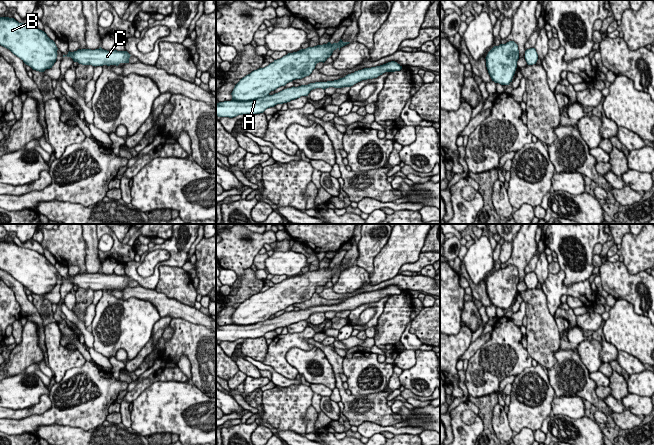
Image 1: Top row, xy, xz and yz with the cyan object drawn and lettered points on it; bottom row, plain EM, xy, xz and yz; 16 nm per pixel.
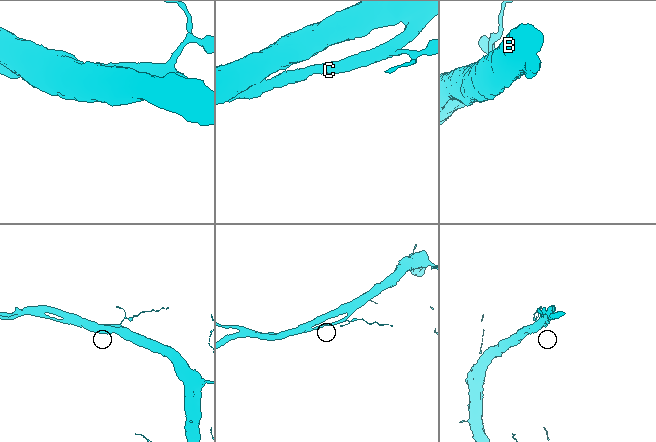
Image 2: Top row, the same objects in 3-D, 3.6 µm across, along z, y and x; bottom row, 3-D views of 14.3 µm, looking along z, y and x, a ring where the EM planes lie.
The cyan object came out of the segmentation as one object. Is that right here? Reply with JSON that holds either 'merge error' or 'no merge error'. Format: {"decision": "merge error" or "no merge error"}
{"decision": "no merge error"}

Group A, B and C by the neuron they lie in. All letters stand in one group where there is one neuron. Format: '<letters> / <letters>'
A B C

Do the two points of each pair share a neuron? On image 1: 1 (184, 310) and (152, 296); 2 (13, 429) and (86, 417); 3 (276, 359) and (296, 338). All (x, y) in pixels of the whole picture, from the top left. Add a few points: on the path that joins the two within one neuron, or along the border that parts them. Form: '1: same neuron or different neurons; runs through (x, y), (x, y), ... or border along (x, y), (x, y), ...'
1: same neuron; runs through (176, 309), (167, 307), (160, 301)
2: same neuron; runs through (31, 424), (36, 420), (49, 417), (68, 417)
3: same neuron; runs through (278, 353), (290, 341)

